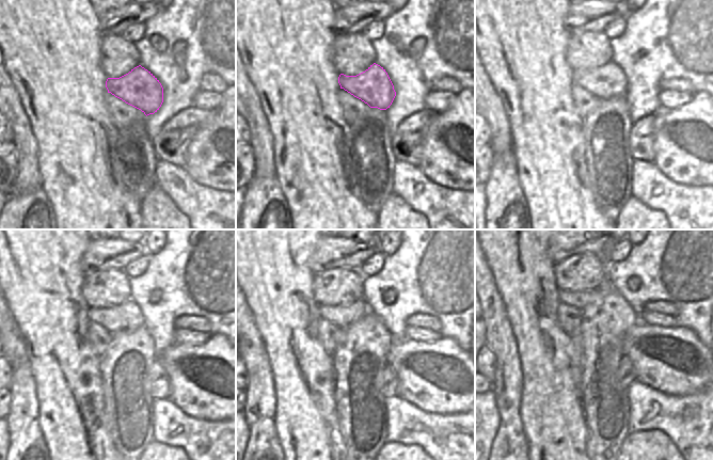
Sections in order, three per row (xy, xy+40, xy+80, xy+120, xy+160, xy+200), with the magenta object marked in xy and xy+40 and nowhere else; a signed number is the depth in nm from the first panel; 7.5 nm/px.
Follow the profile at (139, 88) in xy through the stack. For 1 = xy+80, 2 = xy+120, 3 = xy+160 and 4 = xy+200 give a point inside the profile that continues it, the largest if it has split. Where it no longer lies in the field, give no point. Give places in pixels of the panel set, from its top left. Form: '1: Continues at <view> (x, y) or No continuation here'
1: Continues at xy+80 (607, 81)
2: Continues at xy+120 (126, 316)
3: Continues at xy+160 (344, 315)
4: Continues at xy+200 (573, 299)

